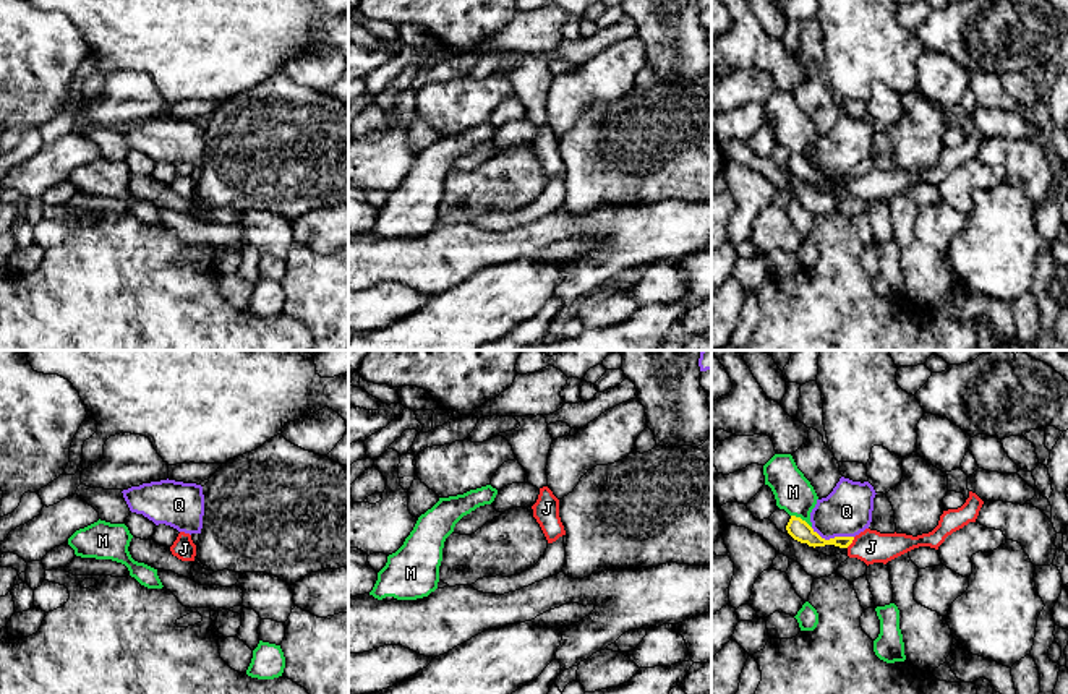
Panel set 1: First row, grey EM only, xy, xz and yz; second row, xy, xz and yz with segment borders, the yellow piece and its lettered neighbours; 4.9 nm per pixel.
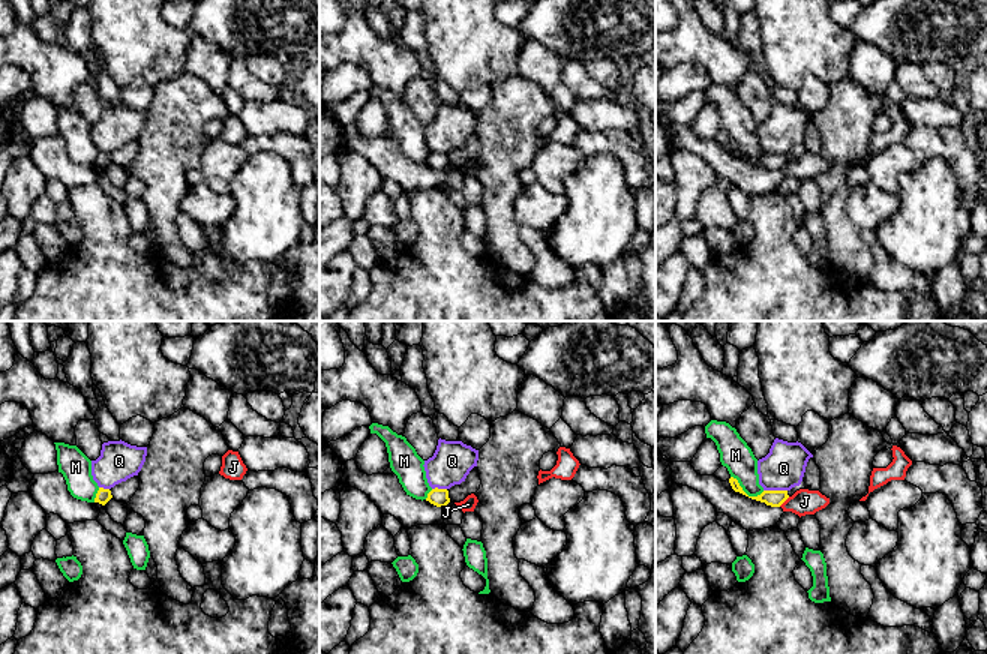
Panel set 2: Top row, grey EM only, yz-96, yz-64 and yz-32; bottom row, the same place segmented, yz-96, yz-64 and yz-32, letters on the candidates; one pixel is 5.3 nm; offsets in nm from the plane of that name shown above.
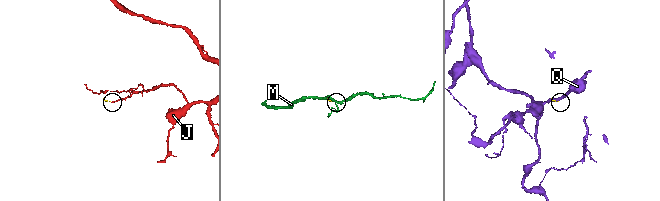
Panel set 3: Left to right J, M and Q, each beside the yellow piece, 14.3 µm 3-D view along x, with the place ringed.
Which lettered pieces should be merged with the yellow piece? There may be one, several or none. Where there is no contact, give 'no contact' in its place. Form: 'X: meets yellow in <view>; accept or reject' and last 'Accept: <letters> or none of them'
J: meets yellow in yz; reject
M: meets yellow in yz; reject
Q: meets yellow in yz; reject
Accept: none of them

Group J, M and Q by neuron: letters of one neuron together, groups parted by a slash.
J / M / Q

